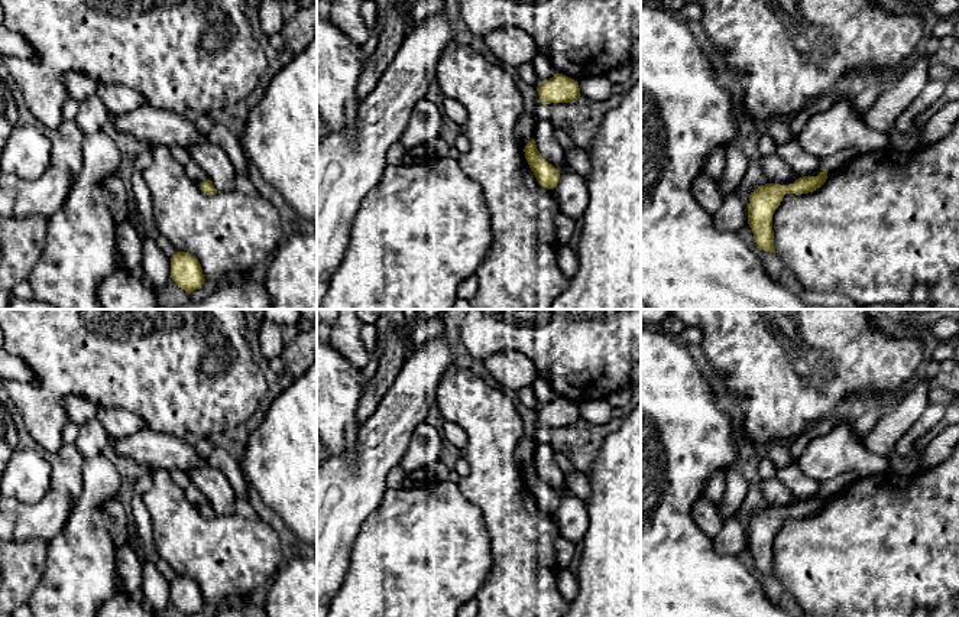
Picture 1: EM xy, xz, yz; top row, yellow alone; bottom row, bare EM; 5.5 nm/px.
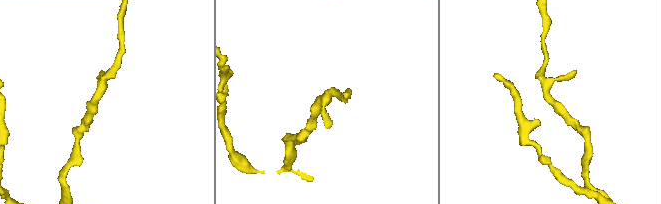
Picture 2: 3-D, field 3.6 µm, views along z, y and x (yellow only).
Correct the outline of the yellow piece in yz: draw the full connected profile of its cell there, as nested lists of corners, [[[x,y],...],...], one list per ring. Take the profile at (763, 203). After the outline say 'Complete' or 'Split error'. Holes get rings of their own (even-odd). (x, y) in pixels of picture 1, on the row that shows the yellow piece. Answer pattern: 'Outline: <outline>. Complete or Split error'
Outline: [[[824,169],[817,176],[803,176],[788,185],[765,184],[751,192],[748,204],[748,224],[752,228],[755,243],[761,250],[775,254],[772,215],[784,195],[813,192],[820,188],[826,179],[827,171]]]. Complete

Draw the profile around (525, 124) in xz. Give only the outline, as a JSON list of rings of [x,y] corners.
[[[525,108],[525,111],[519,116],[516,121],[516,139],[518,146],[525,156],[525,146],[534,139],[534,129],[535,129],[535,114]]]

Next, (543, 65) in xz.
[[[541,52],[531,61],[531,64],[542,81],[550,79],[557,74],[557,69],[551,64],[550,58]]]

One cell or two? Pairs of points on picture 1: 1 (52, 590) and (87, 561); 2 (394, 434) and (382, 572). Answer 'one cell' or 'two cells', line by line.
1: one cell
2: two cells

